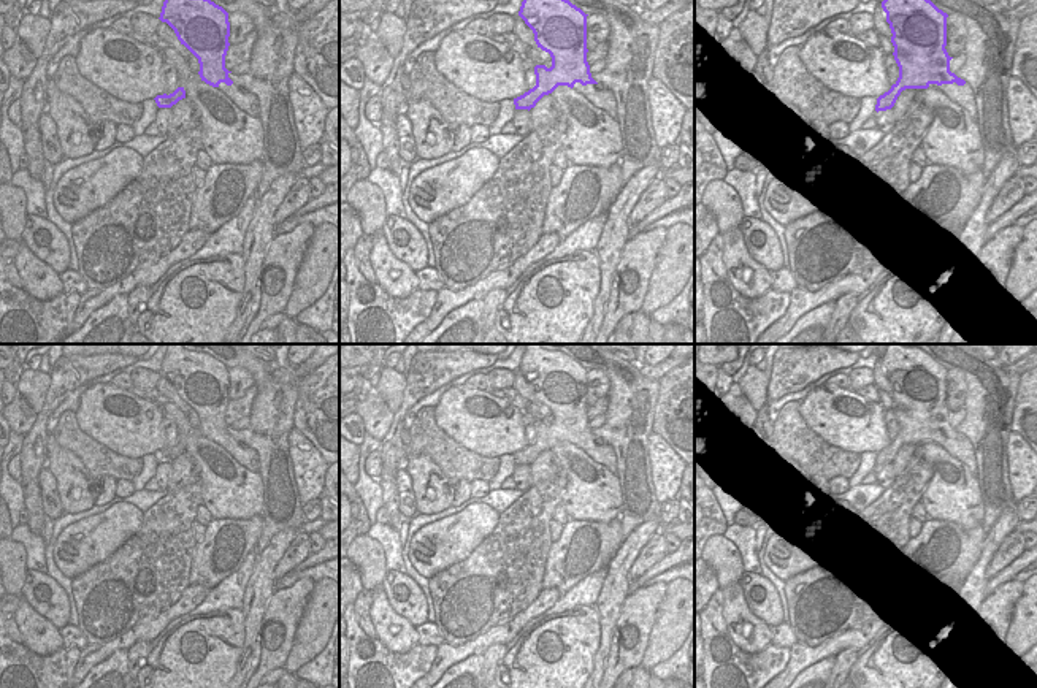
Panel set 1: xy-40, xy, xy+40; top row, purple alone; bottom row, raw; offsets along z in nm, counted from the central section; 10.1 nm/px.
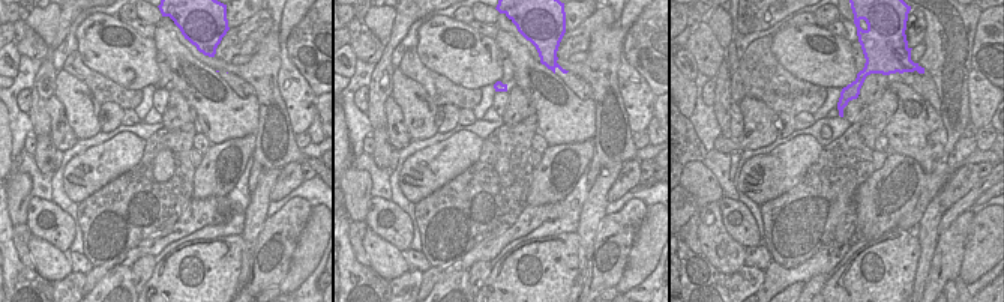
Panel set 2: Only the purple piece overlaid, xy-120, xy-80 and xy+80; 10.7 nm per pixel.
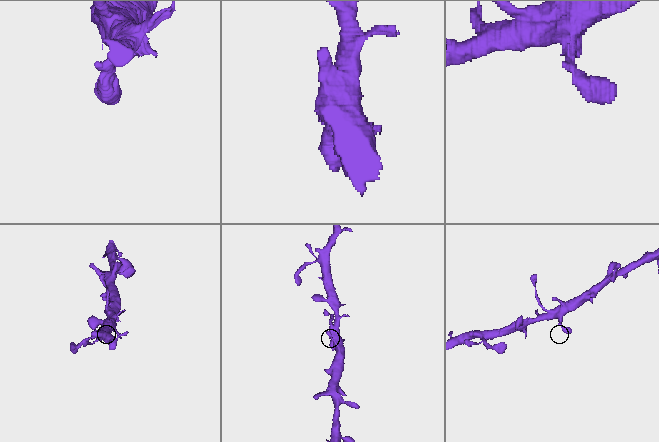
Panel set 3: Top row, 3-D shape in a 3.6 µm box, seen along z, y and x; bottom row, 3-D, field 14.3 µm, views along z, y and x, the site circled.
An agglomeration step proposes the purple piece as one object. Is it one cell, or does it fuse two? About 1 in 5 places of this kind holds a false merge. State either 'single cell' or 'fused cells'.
single cell

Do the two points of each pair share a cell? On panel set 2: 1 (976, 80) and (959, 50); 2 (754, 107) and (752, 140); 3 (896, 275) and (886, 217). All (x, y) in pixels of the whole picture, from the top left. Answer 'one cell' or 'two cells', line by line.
1: two cells
2: one cell
3: two cells

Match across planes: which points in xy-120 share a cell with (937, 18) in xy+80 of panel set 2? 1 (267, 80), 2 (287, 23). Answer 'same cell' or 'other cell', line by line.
1: same cell
2: other cell

